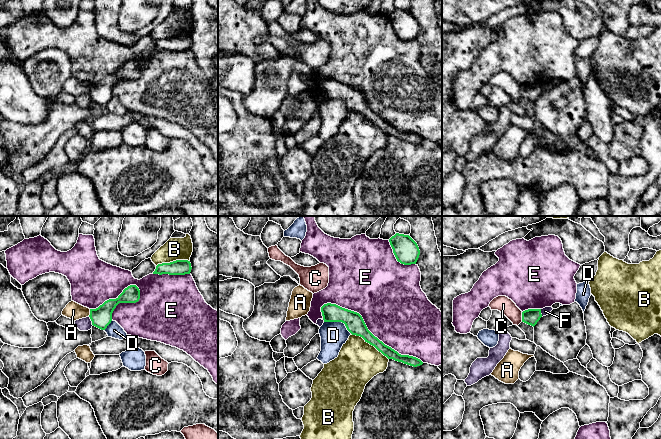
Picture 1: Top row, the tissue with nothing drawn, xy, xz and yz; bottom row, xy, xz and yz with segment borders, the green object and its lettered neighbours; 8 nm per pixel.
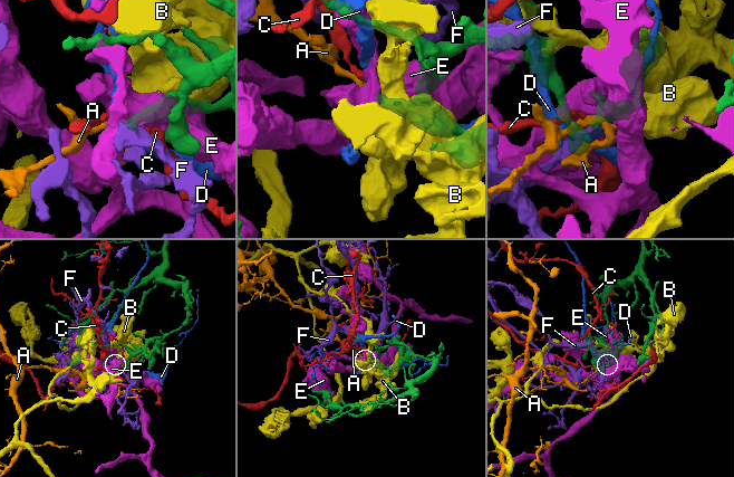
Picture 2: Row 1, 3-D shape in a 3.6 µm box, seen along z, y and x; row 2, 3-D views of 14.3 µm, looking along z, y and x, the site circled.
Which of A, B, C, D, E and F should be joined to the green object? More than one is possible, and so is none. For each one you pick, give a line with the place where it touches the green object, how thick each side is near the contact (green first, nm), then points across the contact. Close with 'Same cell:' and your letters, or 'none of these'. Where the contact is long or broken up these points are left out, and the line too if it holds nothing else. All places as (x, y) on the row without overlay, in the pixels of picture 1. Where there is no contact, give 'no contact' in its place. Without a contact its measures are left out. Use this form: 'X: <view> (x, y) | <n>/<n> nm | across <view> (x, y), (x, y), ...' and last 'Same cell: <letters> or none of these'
Same cell: none of these

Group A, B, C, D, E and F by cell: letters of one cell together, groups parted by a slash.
A / B / C / D / E / F

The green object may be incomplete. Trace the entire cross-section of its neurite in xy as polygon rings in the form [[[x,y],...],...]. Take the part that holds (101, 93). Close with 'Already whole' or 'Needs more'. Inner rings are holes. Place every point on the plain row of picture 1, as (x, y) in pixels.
[[[130,61],[116,75],[105,77],[96,85],[90,85],[92,101],[105,106],[112,97],[112,89],[119,79],[136,79],[140,75],[140,66],[136,61]]]. Already whole

